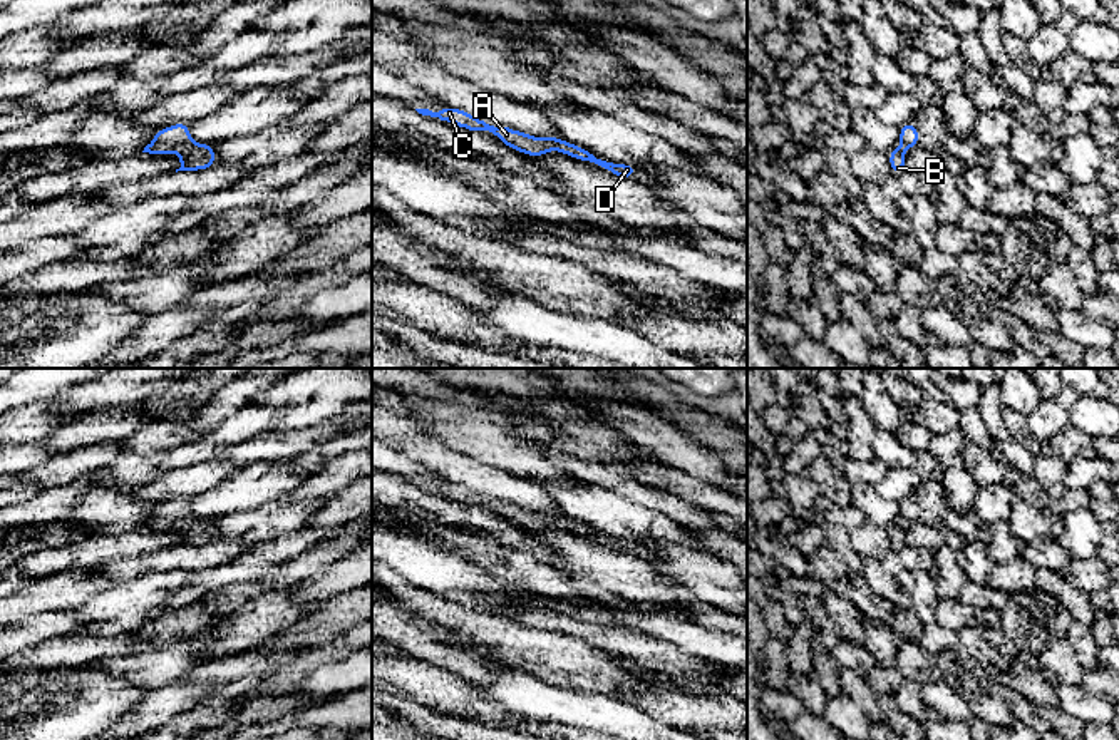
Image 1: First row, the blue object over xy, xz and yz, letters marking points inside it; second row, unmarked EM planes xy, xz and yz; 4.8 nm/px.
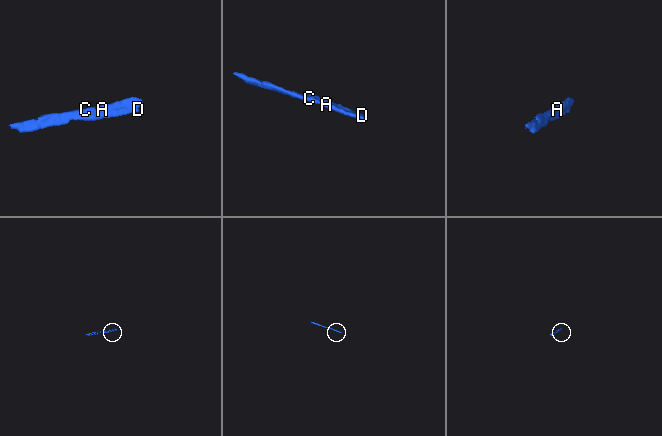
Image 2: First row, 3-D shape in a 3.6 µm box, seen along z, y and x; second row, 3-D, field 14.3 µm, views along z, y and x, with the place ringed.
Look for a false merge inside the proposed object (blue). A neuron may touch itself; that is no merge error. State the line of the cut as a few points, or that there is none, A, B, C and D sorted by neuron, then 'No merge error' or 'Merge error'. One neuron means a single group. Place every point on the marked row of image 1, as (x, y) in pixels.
No split. Groups: A B C D. No merge error

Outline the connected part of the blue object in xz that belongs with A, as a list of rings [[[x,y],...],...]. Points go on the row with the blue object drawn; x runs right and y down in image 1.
[[[447,107],[439,112],[432,112],[429,109],[415,109],[415,110],[422,116],[439,117],[441,121],[451,122],[462,129],[489,131],[508,147],[528,156],[541,157],[551,149],[551,151],[563,152],[576,161],[586,161],[590,164],[595,164],[600,169],[613,172],[616,176],[628,177],[633,172],[630,166],[601,159],[593,152],[590,152],[588,149],[583,149],[573,142],[565,142],[561,137],[556,137],[556,136],[533,137],[529,134],[524,134],[509,127],[494,127],[462,109]]]

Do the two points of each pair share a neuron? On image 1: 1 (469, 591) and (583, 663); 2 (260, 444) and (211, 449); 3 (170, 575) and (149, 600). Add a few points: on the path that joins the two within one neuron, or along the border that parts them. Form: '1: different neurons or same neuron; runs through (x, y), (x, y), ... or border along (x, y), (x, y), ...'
1: different neurons; border along (461, 603), (483, 611), (496, 611), (501, 616)
2: different neurons; border along (263, 432), (228, 446), (218, 456)
3: different neurons; border along (123, 583), (151, 575), (159, 585), (173, 591)

